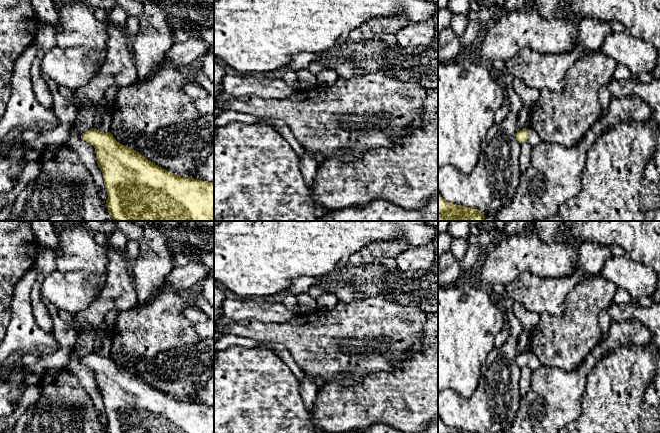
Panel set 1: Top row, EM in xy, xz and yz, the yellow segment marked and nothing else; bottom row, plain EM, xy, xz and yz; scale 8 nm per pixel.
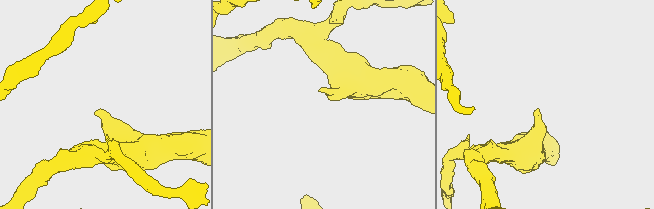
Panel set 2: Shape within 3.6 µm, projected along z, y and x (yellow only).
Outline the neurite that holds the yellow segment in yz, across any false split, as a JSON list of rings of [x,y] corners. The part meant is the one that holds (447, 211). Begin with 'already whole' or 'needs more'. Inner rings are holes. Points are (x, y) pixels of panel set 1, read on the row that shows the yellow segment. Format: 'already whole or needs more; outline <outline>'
already whole; outline [[[438,193],[438,221],[484,221],[484,219],[485,216],[478,209],[450,203]]]

